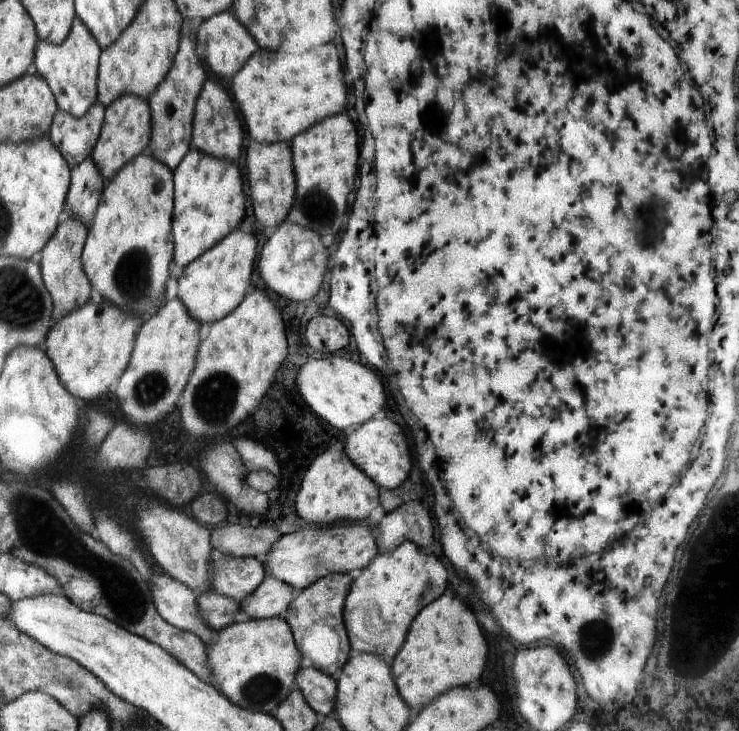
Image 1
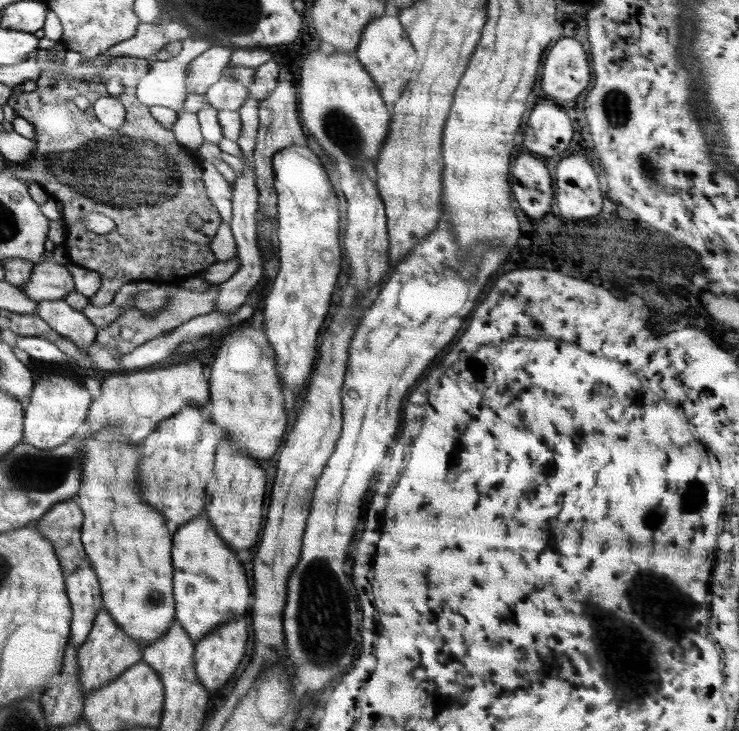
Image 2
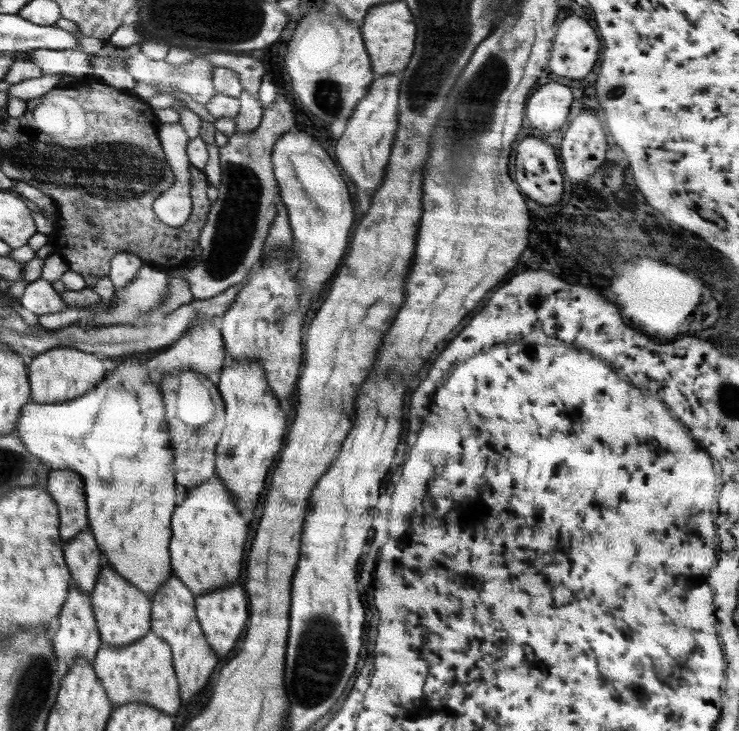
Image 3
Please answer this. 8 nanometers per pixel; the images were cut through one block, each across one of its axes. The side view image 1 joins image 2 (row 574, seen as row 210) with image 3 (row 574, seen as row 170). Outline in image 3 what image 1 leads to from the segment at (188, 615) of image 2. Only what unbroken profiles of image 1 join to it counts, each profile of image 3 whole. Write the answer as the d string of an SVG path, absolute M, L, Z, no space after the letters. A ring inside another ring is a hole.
M216 478L196 486L174 510L170 540L171 571L196 597L234 584L240 576L248 536L244 518L234 508L230 492Z

